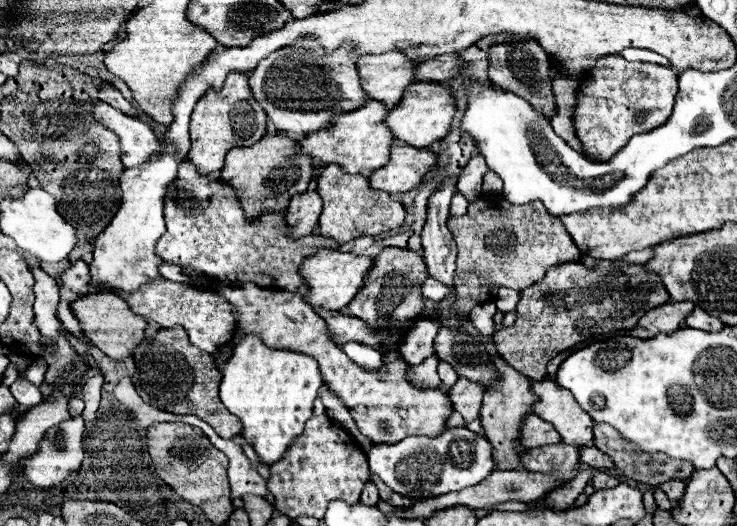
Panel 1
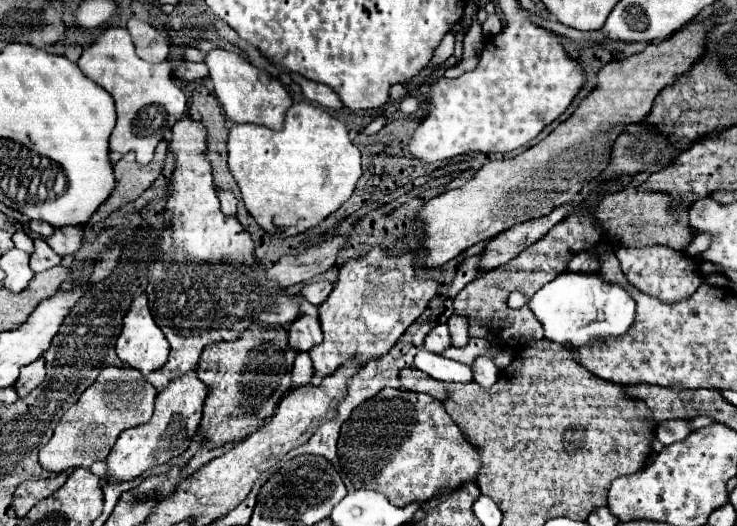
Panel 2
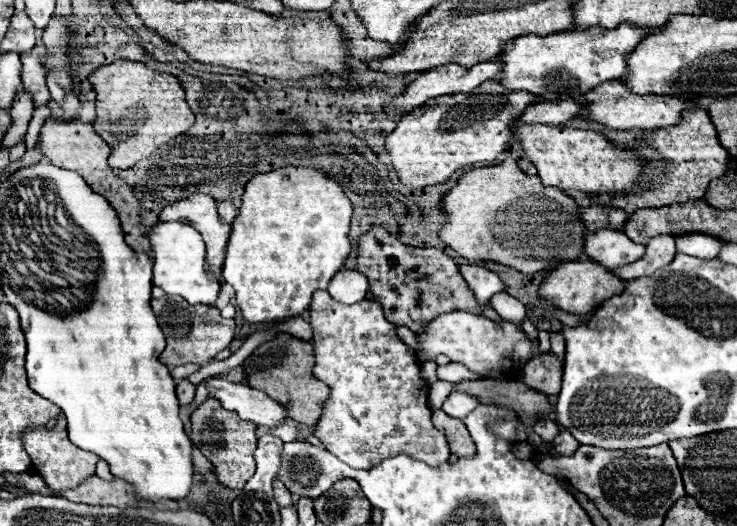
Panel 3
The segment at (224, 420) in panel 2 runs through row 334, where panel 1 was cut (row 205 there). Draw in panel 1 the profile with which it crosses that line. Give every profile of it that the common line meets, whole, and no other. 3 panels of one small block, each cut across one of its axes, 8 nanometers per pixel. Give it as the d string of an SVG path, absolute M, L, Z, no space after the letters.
M266 134L250 148L234 148L226 154L226 164L220 170L220 182L232 186L238 194L246 220L256 220L262 214L282 212L296 194L304 194L312 180L312 160L298 154L298 142L282 134Z

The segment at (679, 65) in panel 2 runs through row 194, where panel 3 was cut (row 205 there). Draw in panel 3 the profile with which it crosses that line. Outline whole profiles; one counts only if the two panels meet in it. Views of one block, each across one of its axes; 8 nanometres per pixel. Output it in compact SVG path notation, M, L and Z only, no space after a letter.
M504 160L502 164L468 170L464 172L456 186L442 198L442 212L446 214L438 236L446 242L458 256L468 260L492 260L504 266L516 268L522 274L534 274L546 268L556 268L558 264L572 262L582 254L584 234L588 232L578 220L578 206L572 196L558 188L546 188L538 176L526 176L520 172L514 160Z

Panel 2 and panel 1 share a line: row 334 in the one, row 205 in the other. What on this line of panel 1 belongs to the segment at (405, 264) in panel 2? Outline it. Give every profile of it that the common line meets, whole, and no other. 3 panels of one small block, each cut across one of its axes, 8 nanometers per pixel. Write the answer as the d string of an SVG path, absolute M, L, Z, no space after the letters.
M326 166L316 182L316 192L324 200L324 210L320 214L320 236L324 238L334 238L338 244L344 244L360 236L378 236L404 224L402 204L392 194L372 190L366 176L352 176L338 166Z

